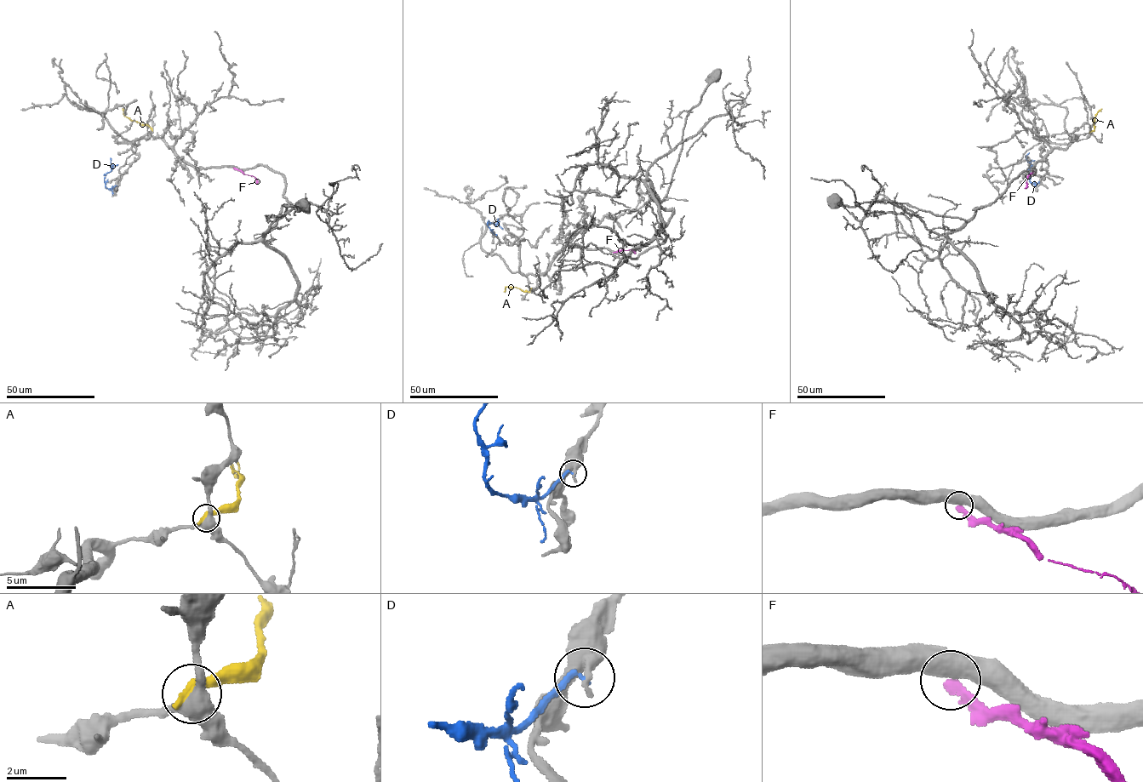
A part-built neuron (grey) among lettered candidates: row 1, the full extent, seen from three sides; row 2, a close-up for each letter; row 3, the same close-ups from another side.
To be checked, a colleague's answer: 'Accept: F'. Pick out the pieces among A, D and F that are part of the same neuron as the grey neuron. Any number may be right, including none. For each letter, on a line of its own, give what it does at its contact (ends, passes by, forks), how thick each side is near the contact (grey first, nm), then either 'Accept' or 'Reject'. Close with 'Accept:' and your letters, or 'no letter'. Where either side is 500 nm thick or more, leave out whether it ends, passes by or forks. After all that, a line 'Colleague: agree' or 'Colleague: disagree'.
A: It ends there. Thickness 400 nm (grey) against 440 nm. Reject
D: It ends there. Thickness 380 nm (grey) against 180 nm. Reject
F: Thickness 550 nm (grey) against 240 nm. Reject
Accept: no letter
Colleague: disagree

